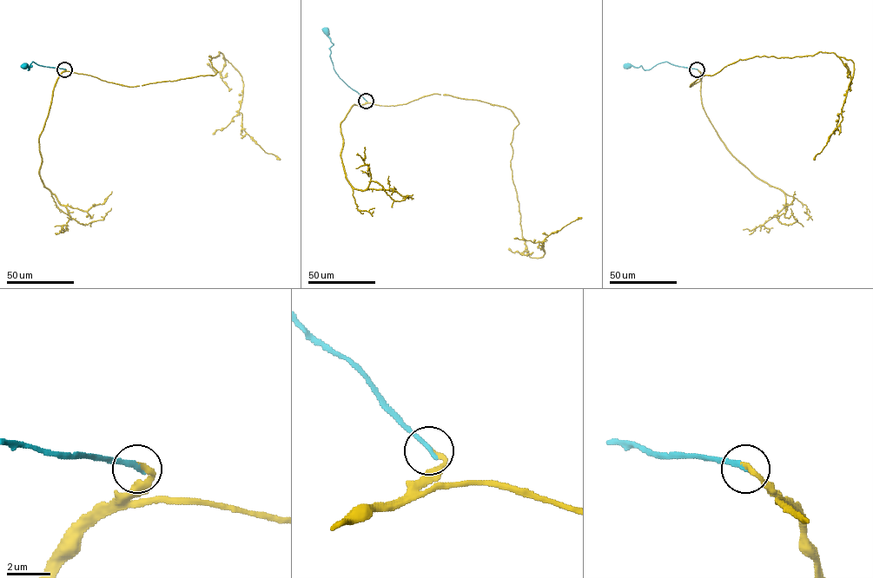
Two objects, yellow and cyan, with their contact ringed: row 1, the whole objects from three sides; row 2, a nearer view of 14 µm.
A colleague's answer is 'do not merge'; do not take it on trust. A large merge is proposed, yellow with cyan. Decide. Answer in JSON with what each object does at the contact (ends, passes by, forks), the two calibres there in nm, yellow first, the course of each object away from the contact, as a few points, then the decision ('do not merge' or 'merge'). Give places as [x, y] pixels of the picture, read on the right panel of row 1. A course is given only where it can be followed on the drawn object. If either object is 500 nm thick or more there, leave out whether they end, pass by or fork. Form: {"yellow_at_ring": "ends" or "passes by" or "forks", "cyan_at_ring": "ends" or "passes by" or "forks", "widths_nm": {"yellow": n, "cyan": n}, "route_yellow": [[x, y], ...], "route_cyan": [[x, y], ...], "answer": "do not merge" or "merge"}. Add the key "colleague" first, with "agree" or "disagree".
{"colleague": "disagree", "yellow_at_ring": "ends", "cyan_at_ring": "ends", "widths_nm": {"yellow": 220, "cyan": 240}, "route_yellow": [[697, 69], [700, 79], [690, 87], [757, 55], [821, 51], [850, 59], [843, 121], [814, 159]], "route_cyan": [[697, 69], [665, 62], [649, 69], [627, 65]], "answer": "merge"}

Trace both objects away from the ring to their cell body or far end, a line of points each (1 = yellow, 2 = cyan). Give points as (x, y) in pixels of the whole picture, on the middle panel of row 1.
1: (367, 101), (433, 94), (508, 108), (527, 254), (543, 256), (546, 237), (582, 218)
2: (367, 101), (335, 71), (330, 56), (333, 43), (325, 31)

